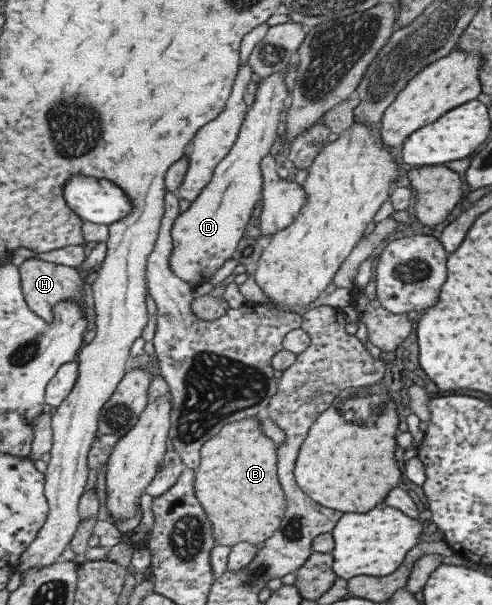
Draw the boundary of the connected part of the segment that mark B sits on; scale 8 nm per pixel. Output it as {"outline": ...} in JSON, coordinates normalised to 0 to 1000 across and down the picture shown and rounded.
{"outline":[[[518,688],[455,702],[407,744],[396,821],[431,868],[439,901],[528,899],[549,889],[581,850],[581,825],[561,787],[561,734],[541,727]]]}

